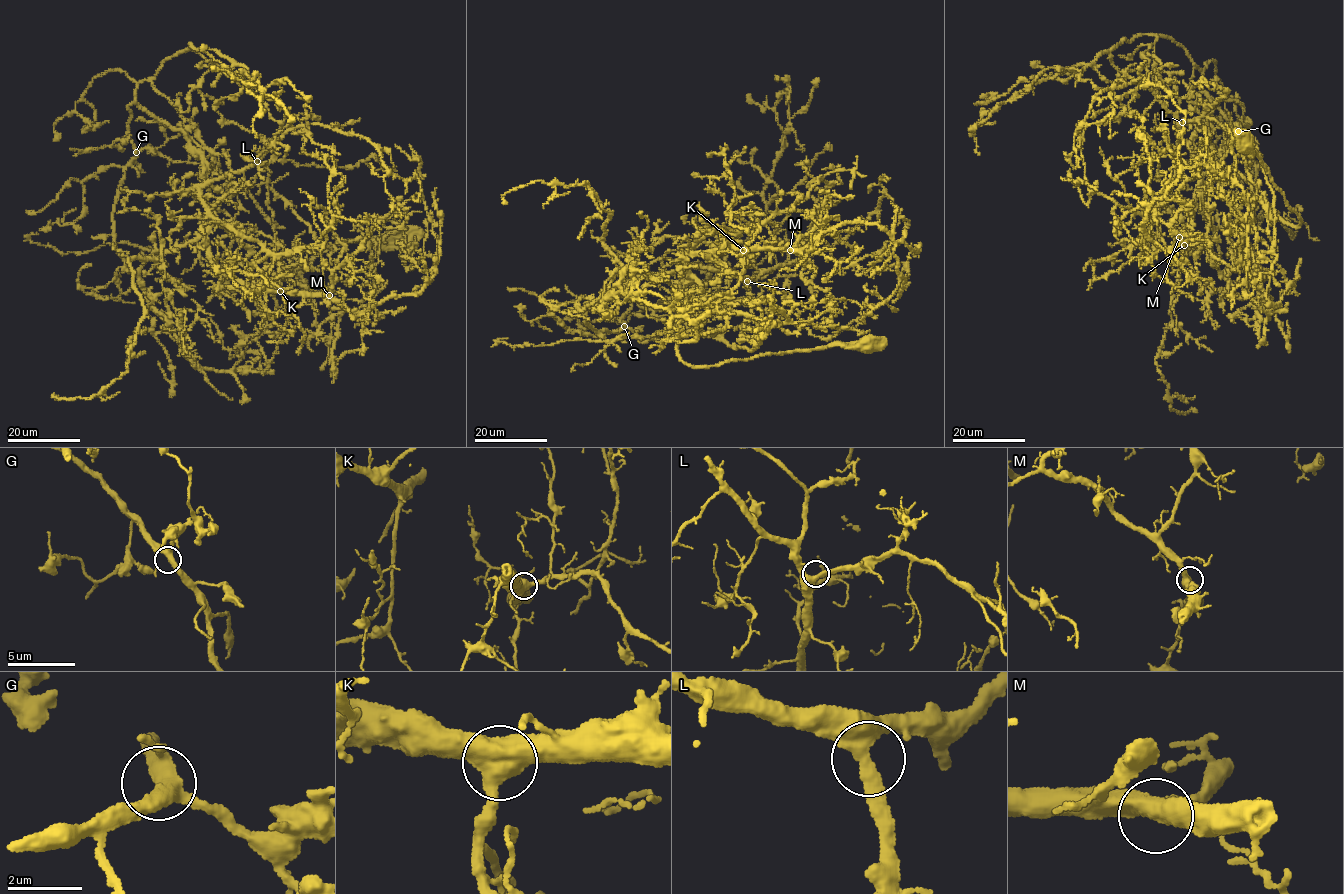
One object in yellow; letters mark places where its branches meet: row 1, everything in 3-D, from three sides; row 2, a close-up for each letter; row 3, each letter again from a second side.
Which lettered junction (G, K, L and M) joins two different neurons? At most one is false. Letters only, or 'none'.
none

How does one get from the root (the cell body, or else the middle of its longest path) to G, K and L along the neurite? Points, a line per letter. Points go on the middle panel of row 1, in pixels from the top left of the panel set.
G: (866, 346), (691, 366), (677, 342), (703, 320), (675, 298), (690, 298), (693, 331), (646, 341), (624, 326)
K: (866, 346), (833, 343), (688, 366), (678, 340), (703, 320), (681, 298), (690, 278), (680, 256), (743, 250)
L: (866, 346), (833, 343), (688, 366), (678, 340), (703, 320), (681, 298), (683, 269), (709, 267), (747, 281)

